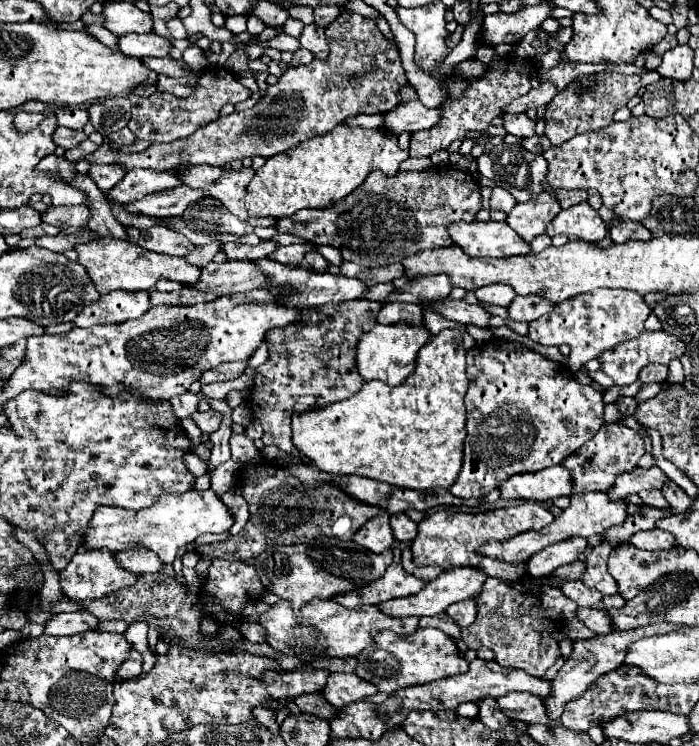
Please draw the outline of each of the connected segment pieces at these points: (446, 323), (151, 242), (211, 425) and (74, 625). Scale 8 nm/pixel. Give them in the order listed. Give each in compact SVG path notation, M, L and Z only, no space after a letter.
M423 308L424 325L432 335L437 335L443 329L457 329L462 334L465 333L465 325L444 319L444 317Z
M162 225L142 231L138 245L148 251L164 253L170 257L184 257L194 249L194 245L190 243L188 237L184 237L182 233L176 233L168 227L162 227Z
M210 409L210 411L206 411L206 413L196 411L196 413L192 415L192 419L194 419L194 423L196 423L204 433L212 433L212 431L218 429L218 425L220 425L220 421L222 421L222 415L220 415L218 411Z
M58 613L46 623L46 633L48 635L74 635L74 633L84 633L90 629L96 629L100 623L98 617L92 617L92 613Z

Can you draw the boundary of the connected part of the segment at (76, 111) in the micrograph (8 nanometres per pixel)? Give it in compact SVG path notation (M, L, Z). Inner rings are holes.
M60 107L56 111L56 119L58 119L58 125L68 129L78 129L78 131L90 121L88 111L80 107Z

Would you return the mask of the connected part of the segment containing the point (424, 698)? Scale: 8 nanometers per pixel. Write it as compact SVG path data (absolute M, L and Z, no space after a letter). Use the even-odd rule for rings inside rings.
M474 659L474 661L470 661L468 673L462 673L460 677L448 677L448 681L432 681L432 685L412 685L412 689L400 689L400 693L392 693L392 697L388 697L380 705L380 715L384 715L384 713L390 715L388 717L388 727L394 729L394 727L402 725L404 717L412 709L420 709L420 711L424 711L424 709L438 711L440 707L442 709L456 709L464 701L480 701L484 697L498 699L498 697L508 695L512 691L528 691L536 697L548 699L550 697L550 681L528 675L526 671L520 671L520 669L510 669L510 667L496 665L496 661Z

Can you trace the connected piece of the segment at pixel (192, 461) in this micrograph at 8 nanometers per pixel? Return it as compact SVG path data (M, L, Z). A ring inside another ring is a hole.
M188 453L188 457L184 457L184 461L192 469L192 473L196 473L196 477L200 477L200 475L204 475L208 471L206 461L202 457L198 457L196 453Z

